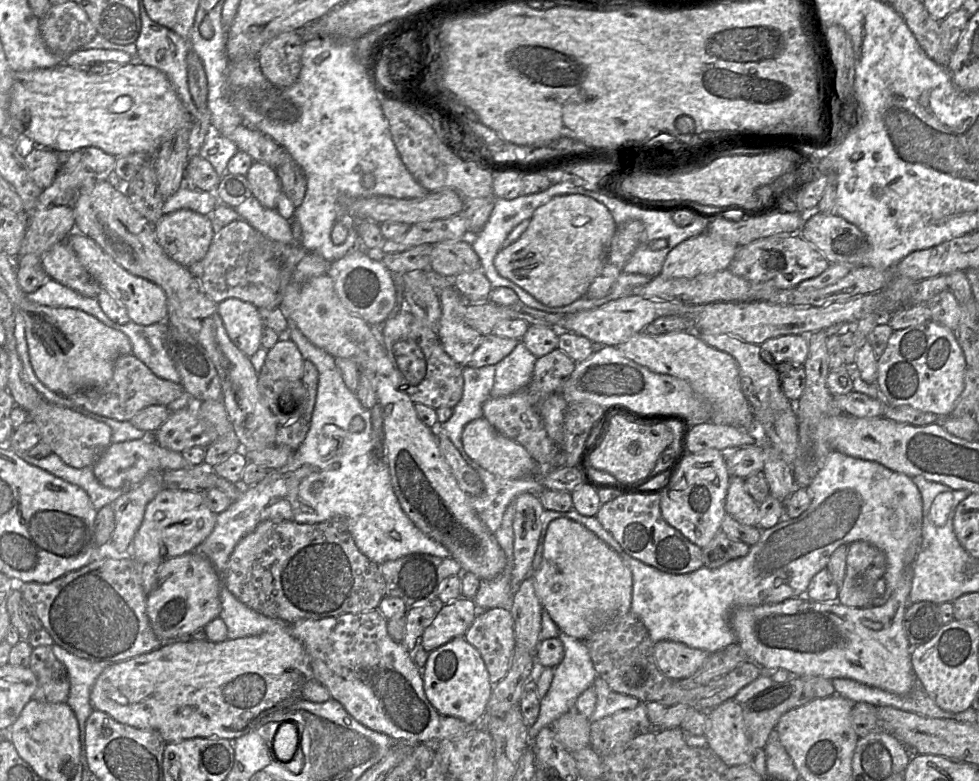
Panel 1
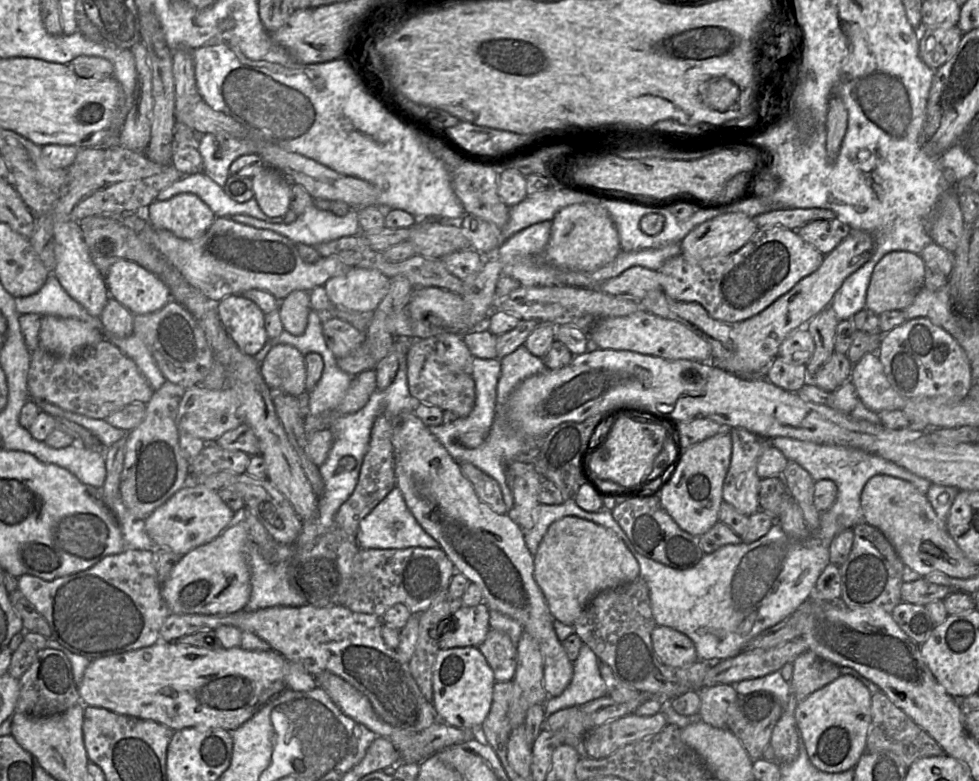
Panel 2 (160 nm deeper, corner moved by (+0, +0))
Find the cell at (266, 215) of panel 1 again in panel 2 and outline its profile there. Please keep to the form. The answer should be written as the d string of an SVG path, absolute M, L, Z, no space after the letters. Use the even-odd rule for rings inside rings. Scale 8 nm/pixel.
M204 171L184 176L173 182L161 190L155 200L168 200L182 193L191 193L198 196L216 217L249 215L269 223L283 223L282 217L267 216L254 197L244 203L232 200L226 195L223 187L214 182Z

